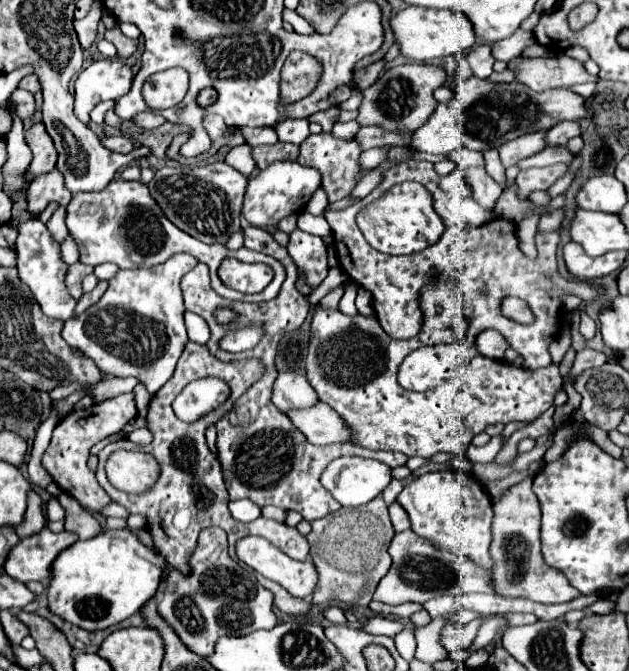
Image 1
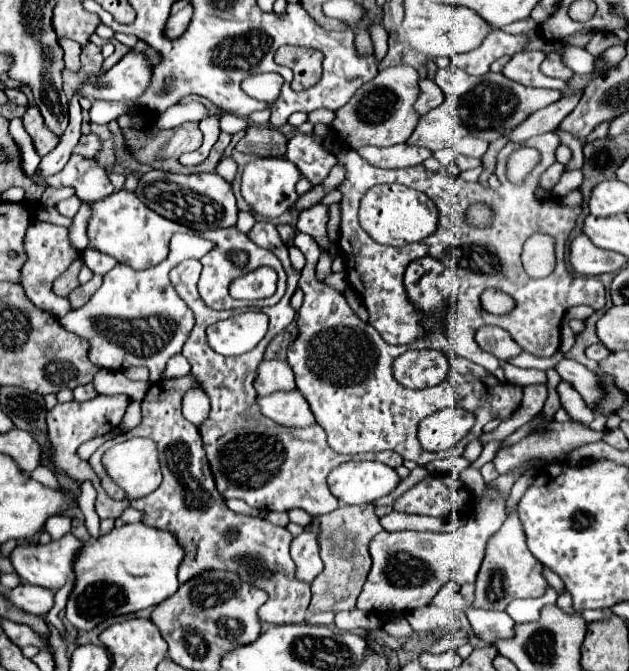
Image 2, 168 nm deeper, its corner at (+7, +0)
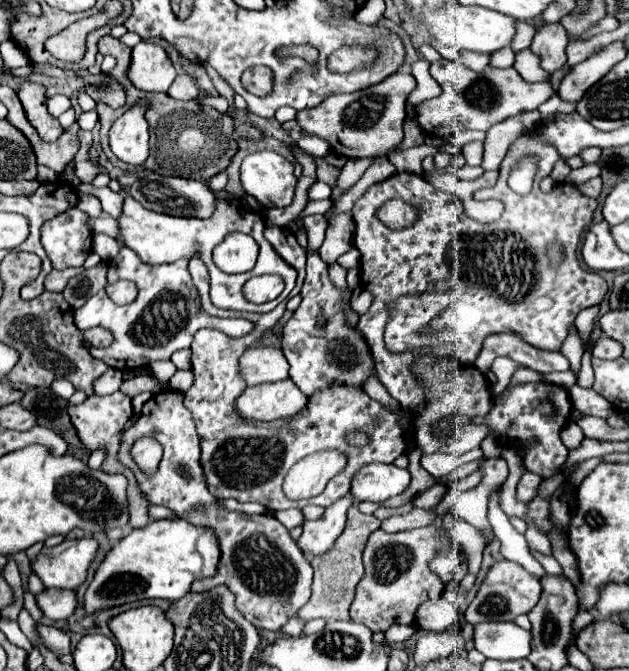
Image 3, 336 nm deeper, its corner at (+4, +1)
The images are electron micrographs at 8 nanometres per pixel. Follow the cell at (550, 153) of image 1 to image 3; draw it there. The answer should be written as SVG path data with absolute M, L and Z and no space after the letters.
M559 160L557 164L555 164L555 168L553 168L553 172L549 174L555 182L563 182L567 176L569 176L569 172L571 172L571 168L569 168L569 164L565 162L565 160Z

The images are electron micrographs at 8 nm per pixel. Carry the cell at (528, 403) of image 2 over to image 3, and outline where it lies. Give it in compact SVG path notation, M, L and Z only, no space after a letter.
M485 438L483 440L483 444L481 444L481 450L483 450L483 456L485 458L489 458L489 456L501 456L501 448L497 448L497 442L495 442L495 438Z

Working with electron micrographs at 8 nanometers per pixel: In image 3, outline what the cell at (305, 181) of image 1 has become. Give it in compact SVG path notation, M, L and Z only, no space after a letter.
M261 150L261 152L249 154L243 160L241 182L249 196L253 196L265 208L273 208L273 206L289 206L293 202L297 176L293 174L293 164L289 160L285 160L283 156L279 156L273 150Z

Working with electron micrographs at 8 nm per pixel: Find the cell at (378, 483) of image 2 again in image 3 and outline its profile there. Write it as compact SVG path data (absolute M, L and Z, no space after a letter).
M367 464L355 474L351 492L357 502L383 502L401 494L409 486L409 480L409 470L397 468L395 464Z

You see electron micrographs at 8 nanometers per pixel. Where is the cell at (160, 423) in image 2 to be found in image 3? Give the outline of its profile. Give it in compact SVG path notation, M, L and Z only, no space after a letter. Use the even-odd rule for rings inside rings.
M159 392L145 406L139 420L125 430L119 460L135 472L139 488L147 494L151 504L161 504L175 510L185 520L215 528L219 546L223 550L219 572L211 580L197 580L191 592L207 592L215 586L227 586L235 594L235 606L257 628L277 632L291 616L307 604L311 596L313 568L305 562L295 540L291 540L287 528L269 514L247 516L239 512L227 512L219 508L219 500L207 492L203 484L203 472L199 472L199 436L187 408L183 408L181 392ZM149 436L163 446L163 458L153 476L147 476L131 458L131 446L135 440Z

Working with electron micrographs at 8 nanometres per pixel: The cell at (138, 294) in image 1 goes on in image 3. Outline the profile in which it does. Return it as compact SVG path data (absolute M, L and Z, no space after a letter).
M121 246L119 254L107 264L107 280L109 284L117 280L133 280L137 284L139 296L135 302L127 306L117 306L107 296L105 290L95 294L87 304L83 304L79 310L73 312L75 324L81 330L103 326L115 334L115 342L109 348L95 348L95 358L109 362L111 366L125 368L125 370L137 370L153 360L167 360L173 352L181 348L189 348L193 334L199 328L219 328L221 332L227 332L227 336L245 336L253 328L253 322L243 318L215 318L209 316L201 308L201 298L193 286L193 280L187 270L187 260L179 260L175 264L167 266L151 266L145 264L131 248Z

